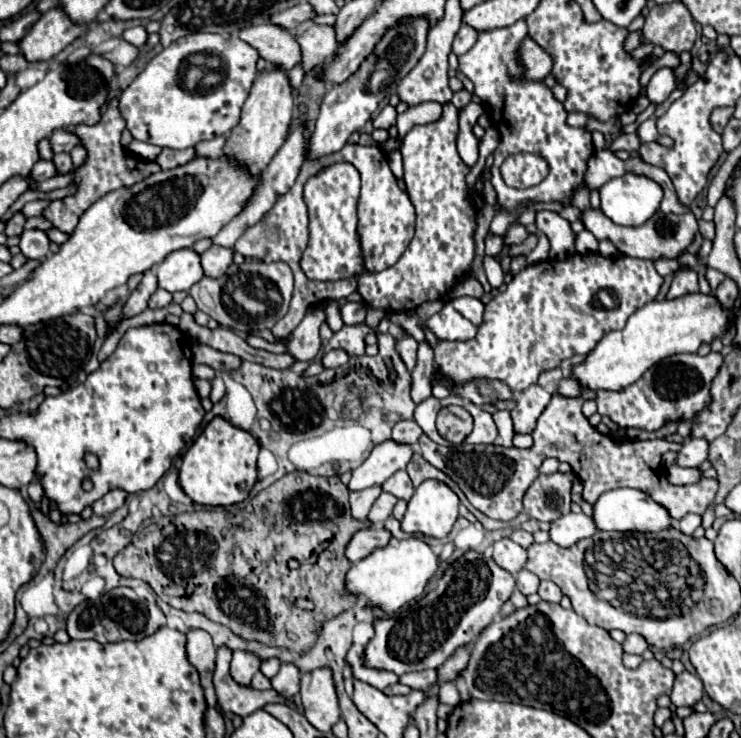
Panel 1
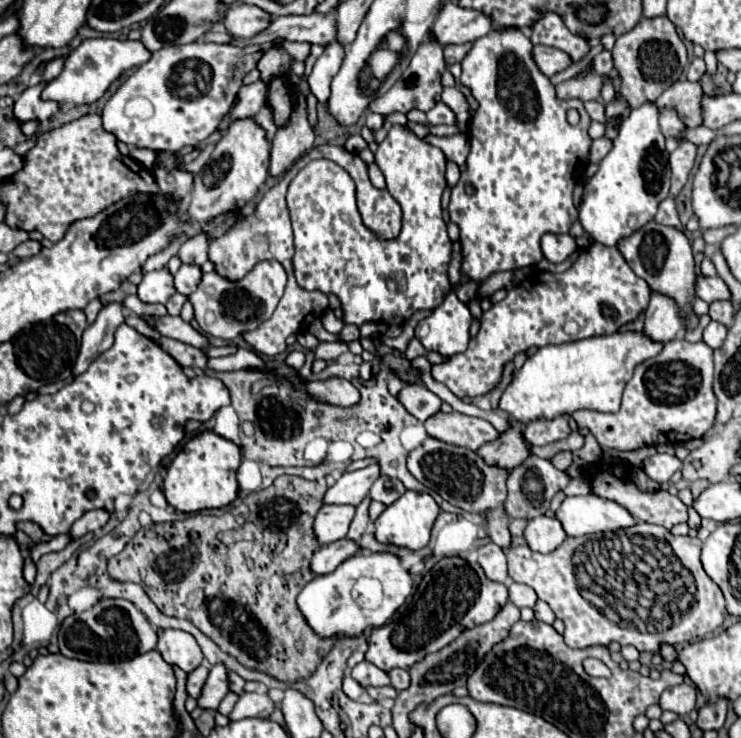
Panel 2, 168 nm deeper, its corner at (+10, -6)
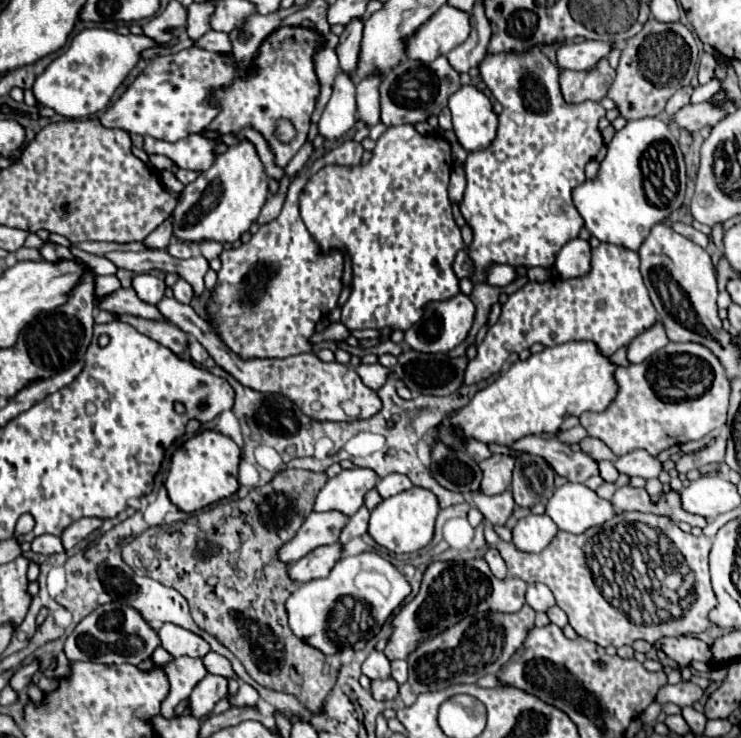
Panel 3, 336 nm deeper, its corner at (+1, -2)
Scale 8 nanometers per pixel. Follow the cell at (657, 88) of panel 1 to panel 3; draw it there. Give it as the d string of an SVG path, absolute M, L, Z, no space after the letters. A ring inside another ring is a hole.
M659 117L627 121L607 145L607 157L595 179L587 179L573 191L573 203L585 227L599 241L637 251L651 227L681 207L685 197L685 161L669 125Z

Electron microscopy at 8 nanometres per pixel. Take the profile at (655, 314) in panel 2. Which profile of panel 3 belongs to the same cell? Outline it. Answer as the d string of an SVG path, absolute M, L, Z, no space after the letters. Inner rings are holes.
M655 321L653 327L649 327L647 331L643 331L643 335L637 335L631 345L629 345L629 353L627 359L631 363L641 363L645 361L649 355L653 355L655 351L659 351L661 347L665 347L669 343L665 327L661 321Z

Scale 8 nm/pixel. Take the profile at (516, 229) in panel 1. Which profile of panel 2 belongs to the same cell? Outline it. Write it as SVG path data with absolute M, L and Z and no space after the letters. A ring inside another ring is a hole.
M520 29L490 31L486 37L474 41L470 53L462 61L460 81L470 87L480 107L472 117L468 131L472 149L466 159L466 171L462 171L458 185L452 189L448 211L450 219L460 229L460 273L476 283L482 283L498 271L514 271L540 263L544 257L540 247L542 235L568 233L570 225L578 219L578 211L572 203L572 189L588 165L588 151L592 143L588 135L590 117L580 99L562 101L556 97L554 85L534 63L532 47L534 45ZM572 107L580 113L578 125L570 125L566 121L566 111ZM466 185L472 185L472 195L466 193Z

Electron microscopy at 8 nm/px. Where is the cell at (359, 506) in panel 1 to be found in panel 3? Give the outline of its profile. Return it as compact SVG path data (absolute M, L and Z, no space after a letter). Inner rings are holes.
M313 511L297 531L295 539L283 545L283 549L279 551L279 559L285 563L295 563L317 547L337 543L339 531L343 531L343 523L347 523L347 519L349 517L339 515L339 511Z

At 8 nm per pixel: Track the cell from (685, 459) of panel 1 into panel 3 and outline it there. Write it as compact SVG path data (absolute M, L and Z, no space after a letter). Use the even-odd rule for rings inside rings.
M637 449L633 453L627 453L627 455L621 455L617 461L615 461L615 467L619 473L625 473L625 475L639 475L643 479L651 479L651 477L659 477L659 473L663 471L663 463L643 451L643 449Z

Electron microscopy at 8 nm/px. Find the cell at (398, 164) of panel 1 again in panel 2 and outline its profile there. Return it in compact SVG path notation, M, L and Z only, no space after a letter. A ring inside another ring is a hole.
M458 133L458 135L452 135L452 137L436 137L436 135L430 135L426 137L424 141L430 141L432 145L440 147L442 153L448 157L448 161L454 161L456 165L464 165L466 163L466 157L470 153L470 143L468 143L468 137Z

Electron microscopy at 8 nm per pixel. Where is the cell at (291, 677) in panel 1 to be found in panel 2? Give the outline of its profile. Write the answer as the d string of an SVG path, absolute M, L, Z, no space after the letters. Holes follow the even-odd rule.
M242 693L236 707L228 715L230 721L246 717L268 717L274 711L274 703L268 693Z

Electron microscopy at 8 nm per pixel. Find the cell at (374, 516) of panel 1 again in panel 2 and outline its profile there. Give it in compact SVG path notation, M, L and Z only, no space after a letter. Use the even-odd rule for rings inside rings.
M364 499L364 501L356 507L356 515L354 515L354 519L352 519L352 523L350 523L350 531L348 531L348 535L346 535L348 539L358 541L358 539L362 537L366 525L370 523L370 519L368 519L368 505L370 505L370 499Z

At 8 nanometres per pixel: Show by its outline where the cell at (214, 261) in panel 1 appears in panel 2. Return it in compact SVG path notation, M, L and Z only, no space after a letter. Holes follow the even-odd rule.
M182 265L174 275L174 289L184 297L188 297L190 293L196 291L200 277L202 277L202 271L198 265Z

